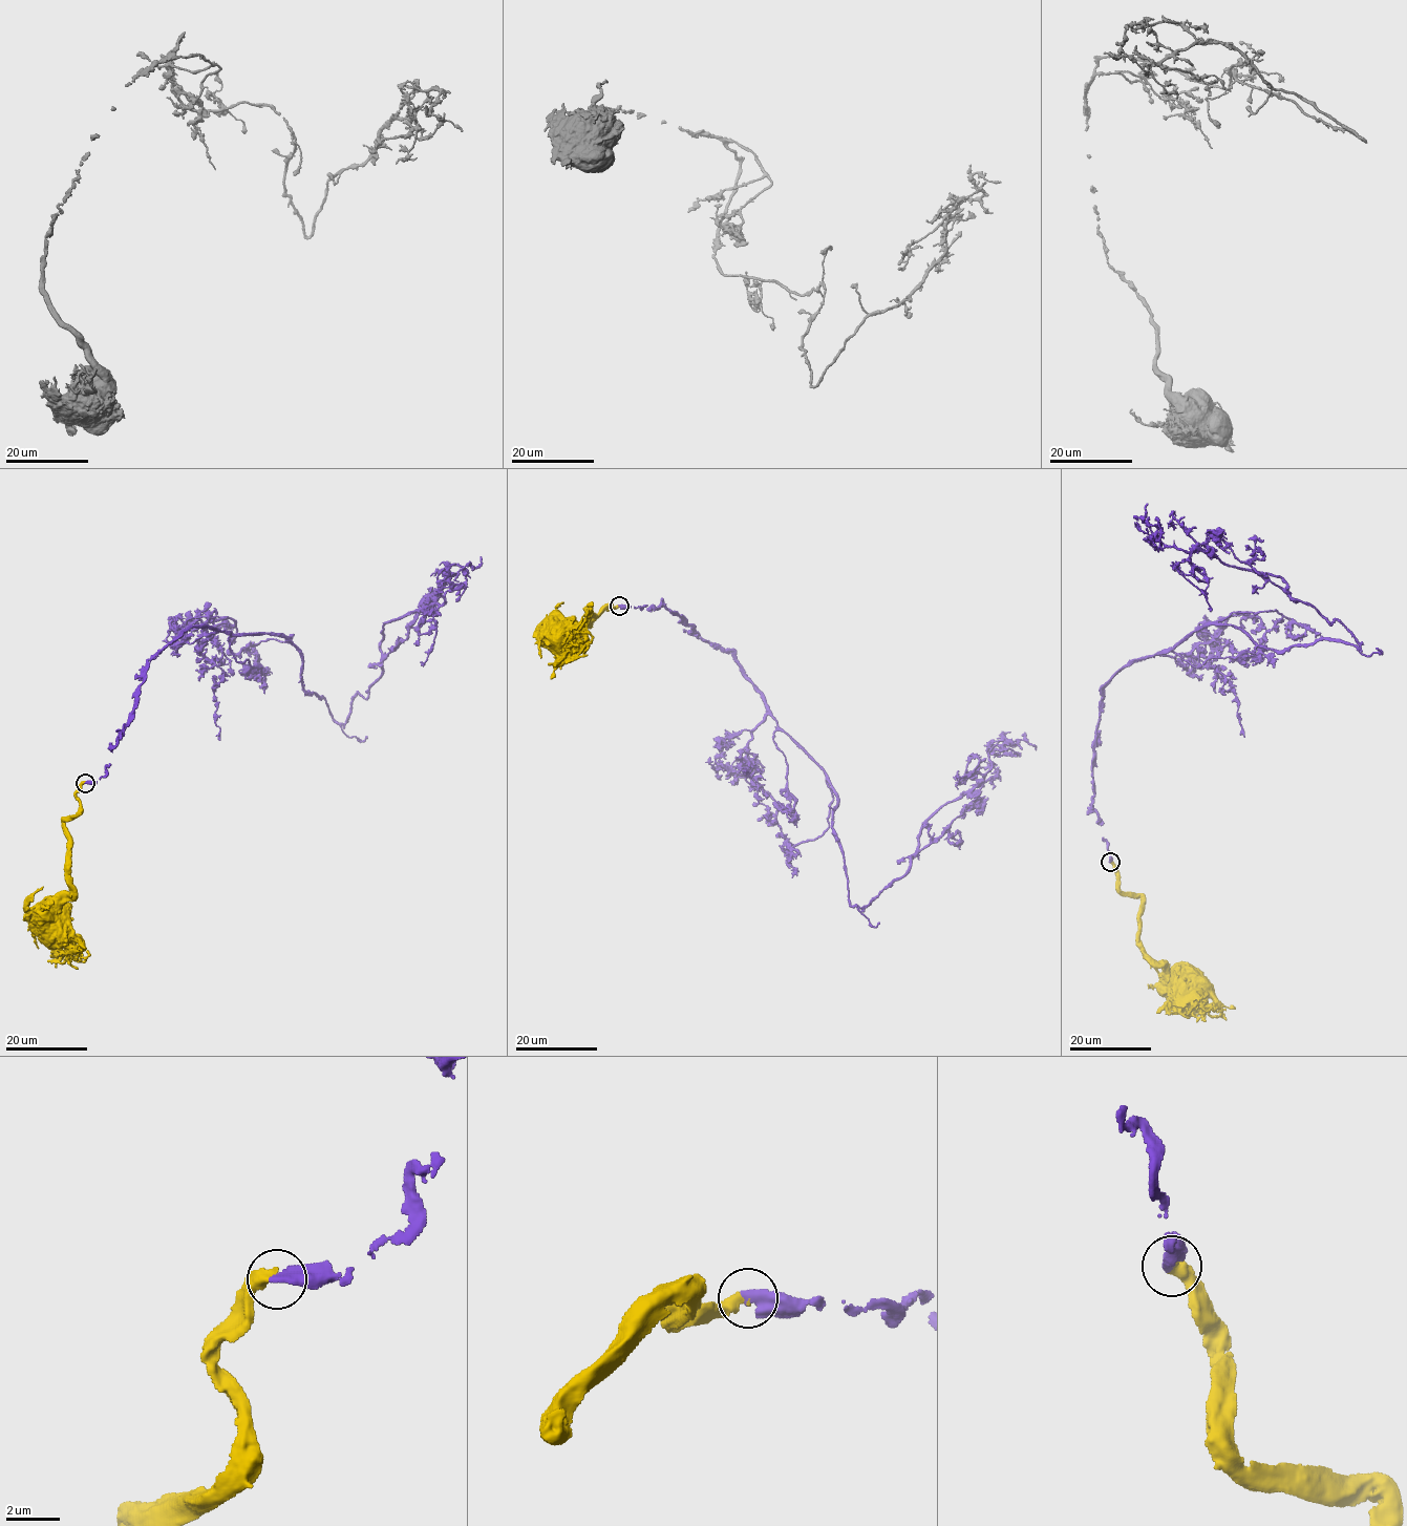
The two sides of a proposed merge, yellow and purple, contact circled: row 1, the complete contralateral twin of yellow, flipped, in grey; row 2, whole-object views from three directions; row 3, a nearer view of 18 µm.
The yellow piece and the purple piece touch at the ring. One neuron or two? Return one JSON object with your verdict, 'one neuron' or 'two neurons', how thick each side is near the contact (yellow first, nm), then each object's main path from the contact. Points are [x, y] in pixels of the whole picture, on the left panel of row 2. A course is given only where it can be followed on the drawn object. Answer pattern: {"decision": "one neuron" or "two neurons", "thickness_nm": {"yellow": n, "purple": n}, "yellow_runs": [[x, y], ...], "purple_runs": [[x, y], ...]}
{"decision": "one neuron", "thickness_nm": {"yellow": 440, "purple": 550}, "yellow_runs": [[85, 783], [77, 792], [80, 810], [64, 821], [70, 891], [52, 912], [54, 922]], "purple_runs": [[85, 783], [105, 775], [146, 663], [193, 626], [284, 638], [339, 723], [430, 595], [423, 666]]}

